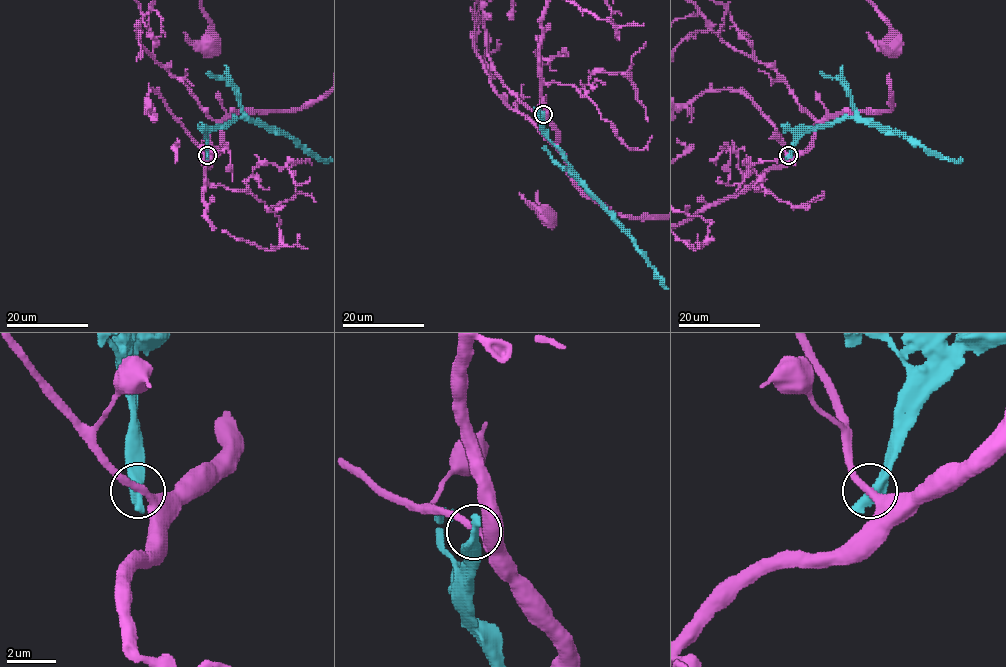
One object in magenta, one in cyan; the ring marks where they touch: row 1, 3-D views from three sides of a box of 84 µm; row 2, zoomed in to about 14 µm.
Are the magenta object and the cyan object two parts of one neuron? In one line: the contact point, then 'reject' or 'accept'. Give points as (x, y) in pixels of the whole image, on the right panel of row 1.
place (788, 155); reject

